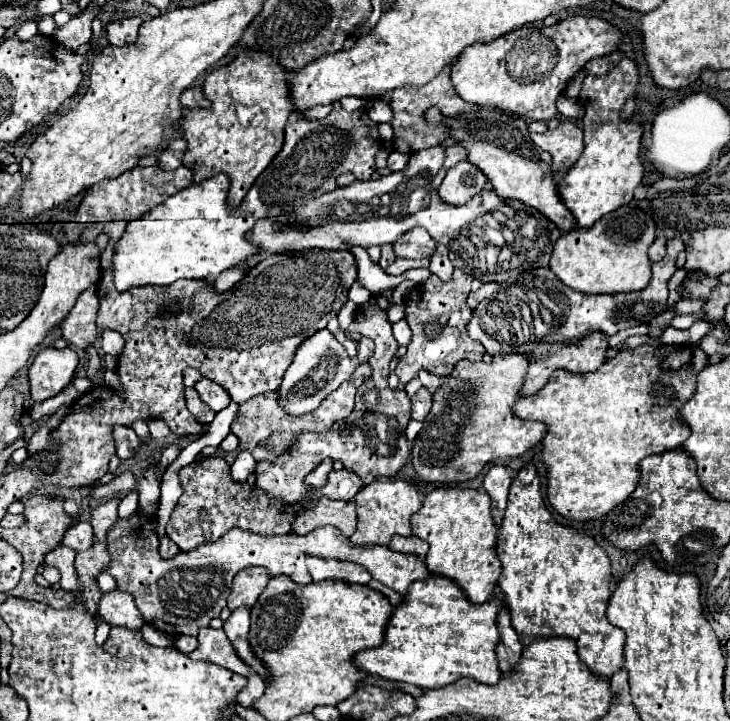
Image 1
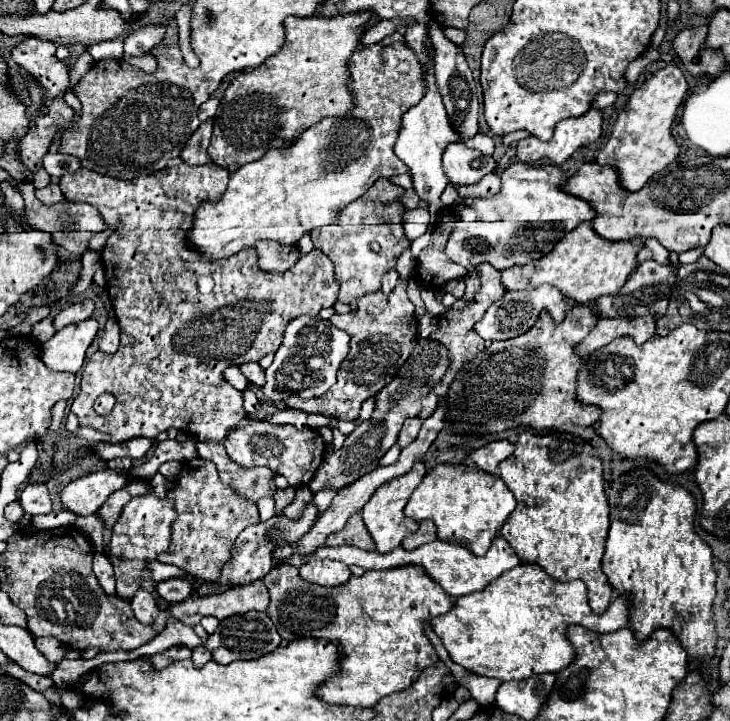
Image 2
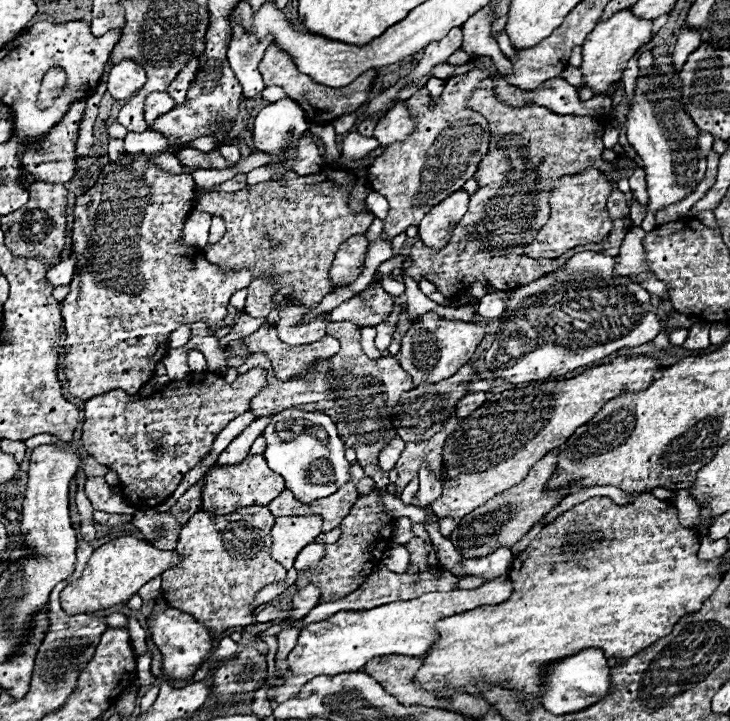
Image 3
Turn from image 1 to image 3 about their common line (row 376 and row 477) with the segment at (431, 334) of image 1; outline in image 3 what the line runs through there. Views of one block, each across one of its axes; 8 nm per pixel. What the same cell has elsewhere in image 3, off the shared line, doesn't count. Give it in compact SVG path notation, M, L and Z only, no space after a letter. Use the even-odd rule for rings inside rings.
M450 418L446 422L446 426L436 432L430 440L424 442L408 442L406 448L400 454L400 460L396 462L396 470L398 470L398 480L396 480L396 490L402 492L404 486L416 478L418 468L422 462L428 462L430 470L436 472L438 476L442 476L442 446L446 442L446 438L456 430L458 426L458 418Z

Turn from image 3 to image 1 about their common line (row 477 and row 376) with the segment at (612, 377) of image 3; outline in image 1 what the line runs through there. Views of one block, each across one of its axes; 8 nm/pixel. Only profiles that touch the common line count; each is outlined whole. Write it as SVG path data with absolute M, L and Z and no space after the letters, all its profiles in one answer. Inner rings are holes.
M506 354L506 356L496 356L492 364L484 362L470 362L470 360L460 360L456 368L450 372L450 376L442 378L440 388L434 392L434 402L430 414L424 418L424 426L414 440L414 450L412 450L412 464L418 472L418 476L426 482L436 482L436 484L458 484L474 478L484 464L492 460L502 460L502 458L514 458L524 454L528 448L534 448L540 444L540 440L546 436L548 428L546 424L540 422L530 422L530 420L518 420L514 414L514 404L520 400L520 390L522 382L528 372L528 358L524 354Z

